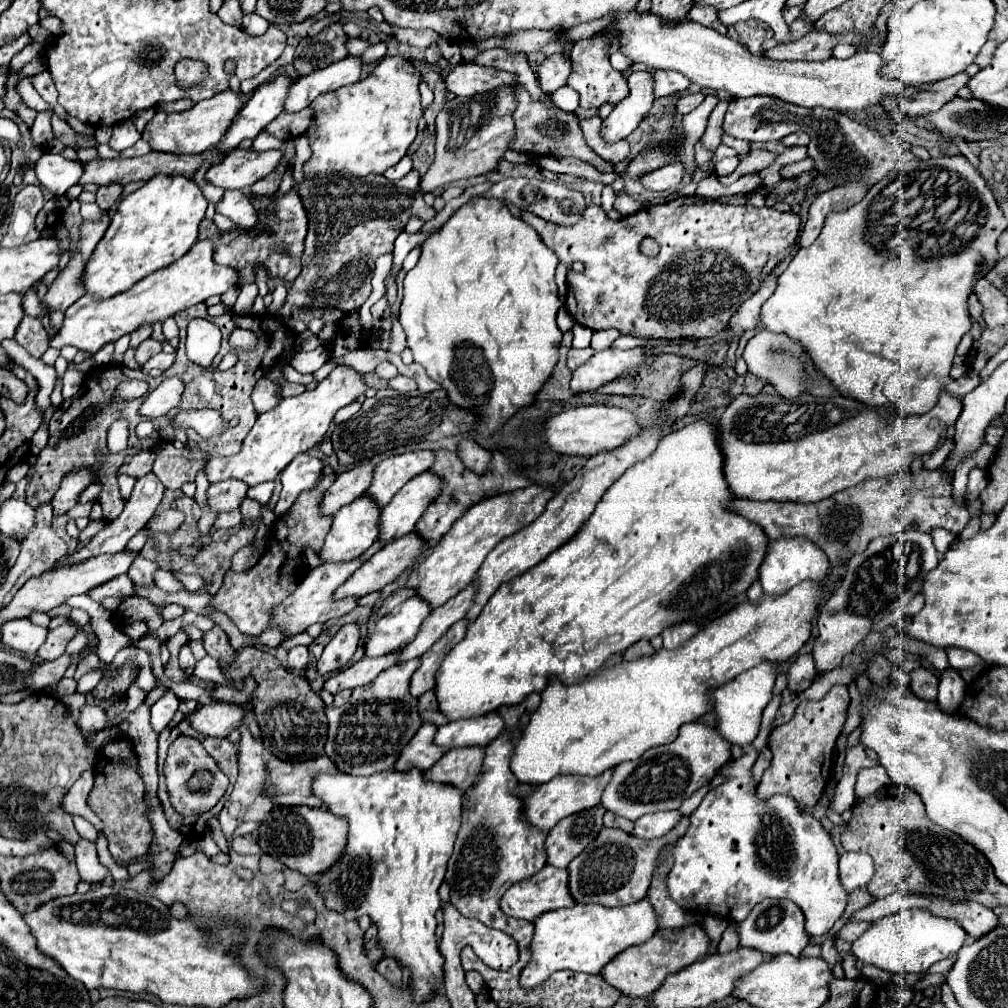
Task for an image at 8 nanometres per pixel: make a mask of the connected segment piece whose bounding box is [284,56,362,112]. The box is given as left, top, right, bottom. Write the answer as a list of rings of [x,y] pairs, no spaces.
[[[346,56],[344,60],[330,64],[326,68],[314,70],[308,76],[302,76],[296,80],[296,84],[290,88],[284,112],[300,112],[304,110],[316,96],[336,90],[340,86],[350,86],[360,80],[362,62],[358,56]]]

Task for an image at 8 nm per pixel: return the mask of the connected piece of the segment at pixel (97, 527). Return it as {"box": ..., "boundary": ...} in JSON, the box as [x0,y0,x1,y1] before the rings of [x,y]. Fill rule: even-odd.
{"box":[80,518,108,542],"boundary":[[[102,518],[102,520],[92,520],[92,522],[82,530],[82,534],[80,534],[80,542],[94,538],[94,536],[104,528],[104,524],[108,524],[104,518]]]}

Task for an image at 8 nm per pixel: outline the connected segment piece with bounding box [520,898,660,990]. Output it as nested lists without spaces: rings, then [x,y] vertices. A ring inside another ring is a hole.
[[[648,898],[640,902],[606,908],[600,904],[576,904],[572,908],[560,908],[542,914],[534,922],[532,960],[520,974],[520,986],[526,990],[546,982],[552,972],[562,968],[574,968],[586,974],[600,974],[612,958],[616,958],[628,946],[650,940],[658,932],[658,914]]]

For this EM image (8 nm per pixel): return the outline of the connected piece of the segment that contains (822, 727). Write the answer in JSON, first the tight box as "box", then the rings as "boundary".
{"box":[756,684,850,810],"boundary":[[[836,684],[822,700],[802,700],[790,722],[776,726],[770,732],[768,748],[772,750],[772,762],[764,770],[756,788],[758,798],[770,798],[774,794],[788,794],[796,800],[800,810],[816,806],[822,790],[832,778],[834,744],[844,728],[848,716],[850,696],[844,684]]]}

